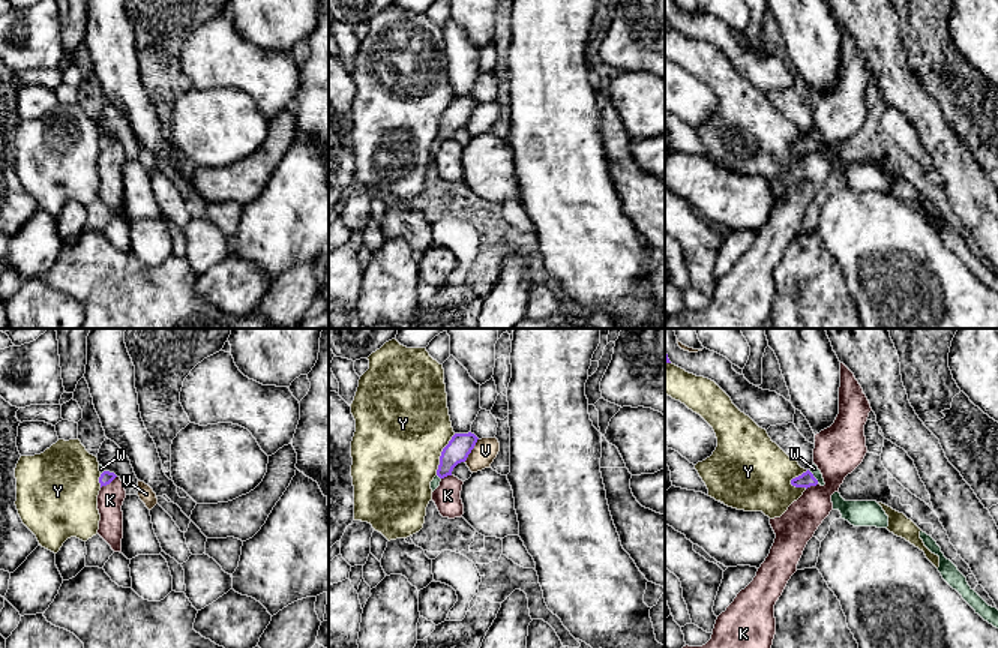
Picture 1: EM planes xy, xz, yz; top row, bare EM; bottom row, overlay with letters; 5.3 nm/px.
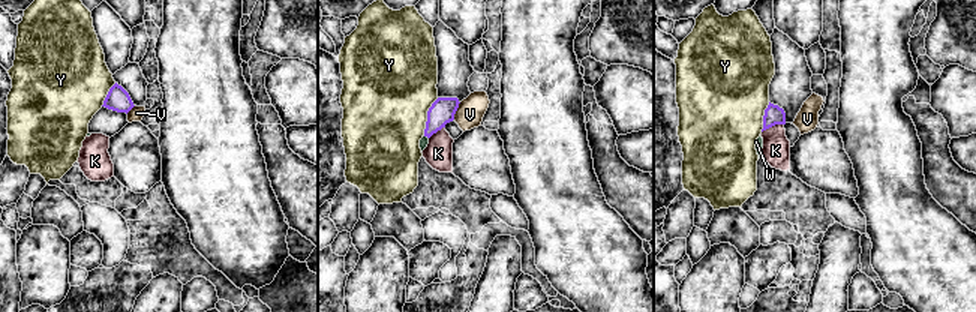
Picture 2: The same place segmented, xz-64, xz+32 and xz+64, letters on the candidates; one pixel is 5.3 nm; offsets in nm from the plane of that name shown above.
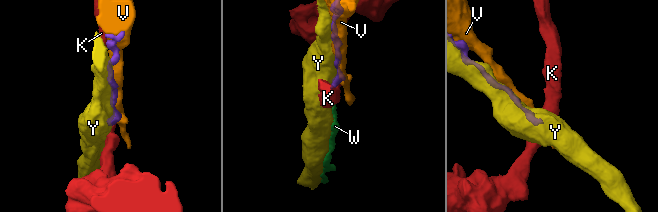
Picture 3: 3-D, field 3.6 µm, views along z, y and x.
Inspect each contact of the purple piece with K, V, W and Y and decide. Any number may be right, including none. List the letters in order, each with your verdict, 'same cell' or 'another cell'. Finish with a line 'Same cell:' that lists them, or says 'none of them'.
K: another cell
V: another cell
W: same cell
Y: another cell
Same cell: W

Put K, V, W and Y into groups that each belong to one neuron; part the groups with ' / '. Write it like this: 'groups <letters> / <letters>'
groups K / V / W / Y

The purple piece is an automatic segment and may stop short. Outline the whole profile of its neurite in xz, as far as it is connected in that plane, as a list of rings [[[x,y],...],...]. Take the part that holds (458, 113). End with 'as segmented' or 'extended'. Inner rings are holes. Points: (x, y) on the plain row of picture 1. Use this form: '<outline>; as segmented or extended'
[[[471,96],[468,98],[455,98],[449,108],[443,112],[440,120],[440,129],[437,134],[437,140],[431,146],[432,156],[440,150],[440,146],[452,140],[453,132],[465,126],[471,114],[477,106],[477,100]]]; extended

